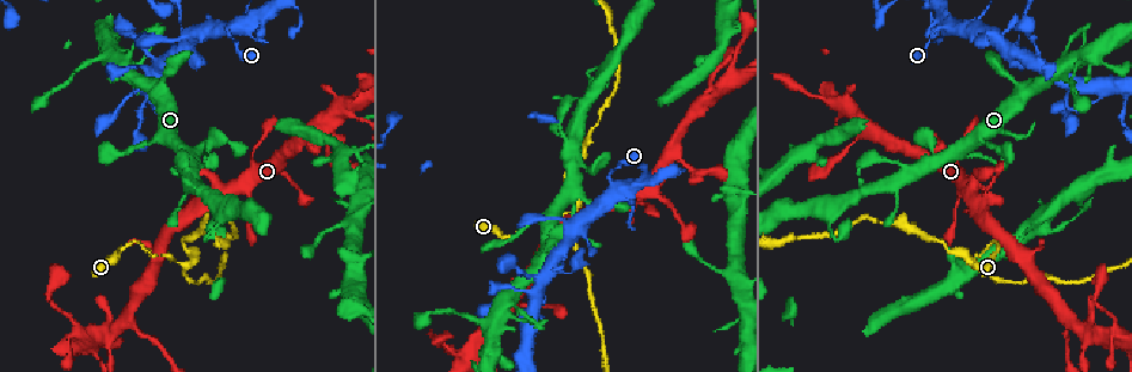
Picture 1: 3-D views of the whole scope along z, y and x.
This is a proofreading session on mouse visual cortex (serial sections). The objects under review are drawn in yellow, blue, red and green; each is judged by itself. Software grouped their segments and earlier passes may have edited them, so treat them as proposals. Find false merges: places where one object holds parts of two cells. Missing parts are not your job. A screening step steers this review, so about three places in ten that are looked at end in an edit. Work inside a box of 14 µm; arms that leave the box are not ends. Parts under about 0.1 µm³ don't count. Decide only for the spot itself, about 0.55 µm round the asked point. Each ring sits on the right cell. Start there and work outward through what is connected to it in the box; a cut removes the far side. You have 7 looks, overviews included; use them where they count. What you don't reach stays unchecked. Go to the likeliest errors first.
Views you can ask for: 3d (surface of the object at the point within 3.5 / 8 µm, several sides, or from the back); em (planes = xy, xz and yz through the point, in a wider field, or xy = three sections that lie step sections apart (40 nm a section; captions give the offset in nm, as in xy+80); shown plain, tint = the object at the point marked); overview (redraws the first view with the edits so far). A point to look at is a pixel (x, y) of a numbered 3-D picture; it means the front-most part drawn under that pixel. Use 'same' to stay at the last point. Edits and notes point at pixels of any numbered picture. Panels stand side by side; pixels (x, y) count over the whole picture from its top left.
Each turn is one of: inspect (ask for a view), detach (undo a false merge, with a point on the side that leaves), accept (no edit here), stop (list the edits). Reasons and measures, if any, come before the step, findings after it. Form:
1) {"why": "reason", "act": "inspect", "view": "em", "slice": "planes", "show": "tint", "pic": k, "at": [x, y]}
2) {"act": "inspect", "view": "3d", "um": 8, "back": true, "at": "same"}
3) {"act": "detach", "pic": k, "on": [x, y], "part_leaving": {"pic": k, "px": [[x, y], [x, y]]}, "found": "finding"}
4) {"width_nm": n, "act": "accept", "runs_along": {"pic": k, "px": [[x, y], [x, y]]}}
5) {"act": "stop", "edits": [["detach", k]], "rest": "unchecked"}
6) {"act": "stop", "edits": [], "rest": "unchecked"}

{"why": "sudden change in width", "act": "inspect", "view": "3d", "um": 3.5, "back": true, "pic": 1, "at": [1017, 47]}

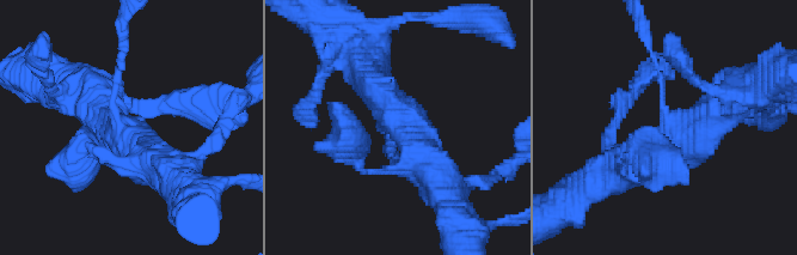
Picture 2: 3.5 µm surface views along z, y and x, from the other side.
{"arms": 3, "arm_widths_nm": [100, 500, 500], "act": "inspect", "view": "em", "slice": "xy", "step": 1, "show": "tint", "pic": 2, "at": [670, 119]}

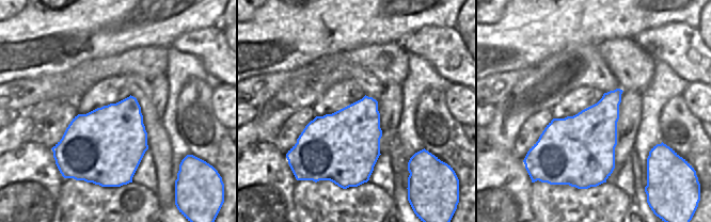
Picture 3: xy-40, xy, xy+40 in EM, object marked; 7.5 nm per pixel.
{"why": "cut it another way", "act": "inspect", "view": "em", "slice": "xy", "step": 2, "show": "tint", "at": "same"}

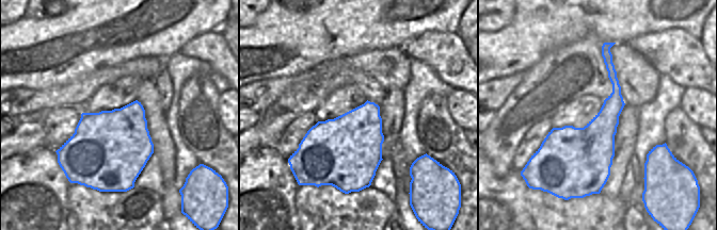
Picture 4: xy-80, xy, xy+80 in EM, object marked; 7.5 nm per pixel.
{"act": "accept", "found": "all the same cell"}

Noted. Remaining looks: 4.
{"why": "abrupt turn", "act": "inspect", "view": "3d", "um": 8, "pic": 1, "at": [121, 249]}

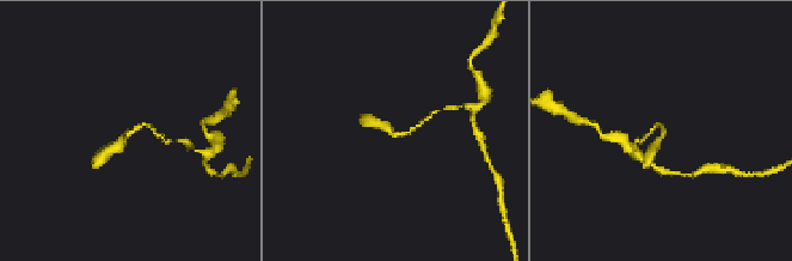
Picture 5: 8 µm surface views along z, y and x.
{"act": "inspect", "view": "3d", "um": 3.5, "pic": 5, "at": [128, 135]}

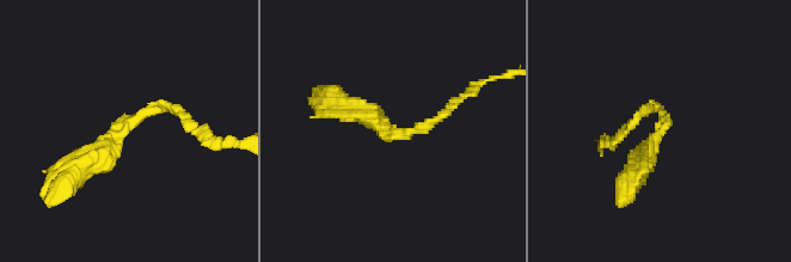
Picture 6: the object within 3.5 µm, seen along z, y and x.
{"act": "accept", "runs_along": {"pic": 6, "px": [[67, 176], [151, 107], [188, 121]]}, "found": "all the same cell"}

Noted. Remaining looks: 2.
{"why": "thick turns thin", "act": "inspect", "view": "3d", "um": 8, "pic": 1, "at": [975, 264]}

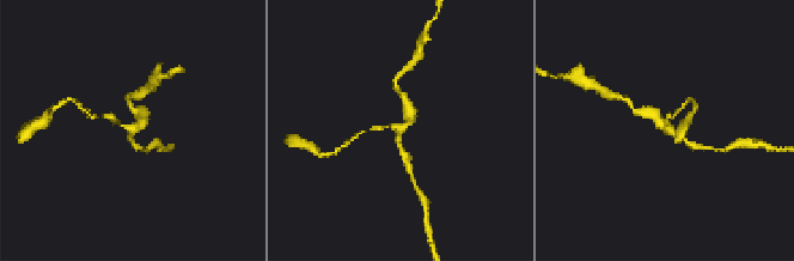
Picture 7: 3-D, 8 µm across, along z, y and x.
{"arms": 3, "arm_widths_nm": [100, 150, 350], "act": "inspect", "view": "em", "slice": "xy", "step": 5, "show": "tint", "pic": 7, "at": [665, 126]}

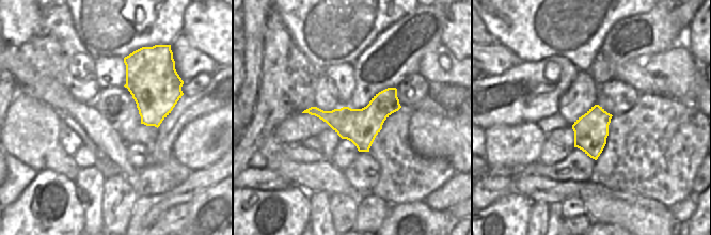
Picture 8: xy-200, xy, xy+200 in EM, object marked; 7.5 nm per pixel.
{"act": "accept", "runs_along": {"pic": 7, "px": [[371, 128], [402, 127], [407, 104]]}, "found": "one cell here"}

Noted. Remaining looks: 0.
{"act": "stop", "edits": [], "rest": "unchecked"}

